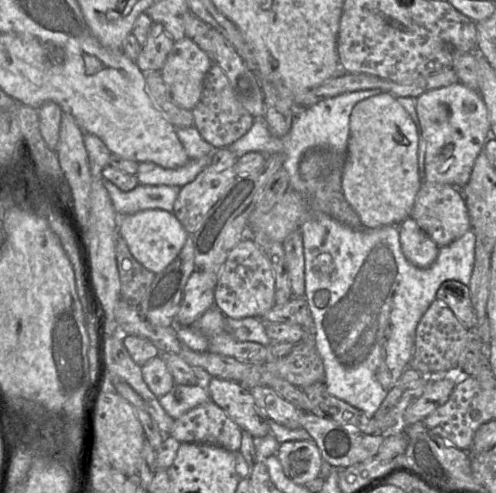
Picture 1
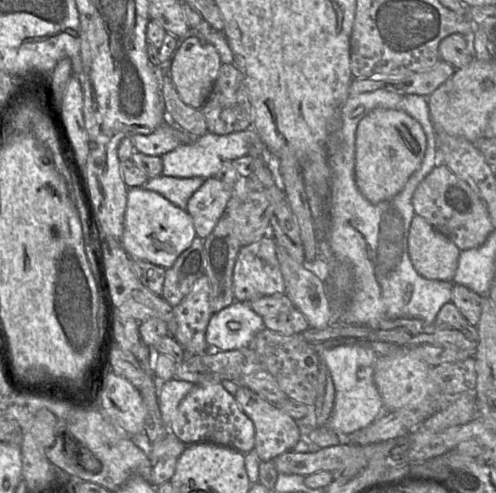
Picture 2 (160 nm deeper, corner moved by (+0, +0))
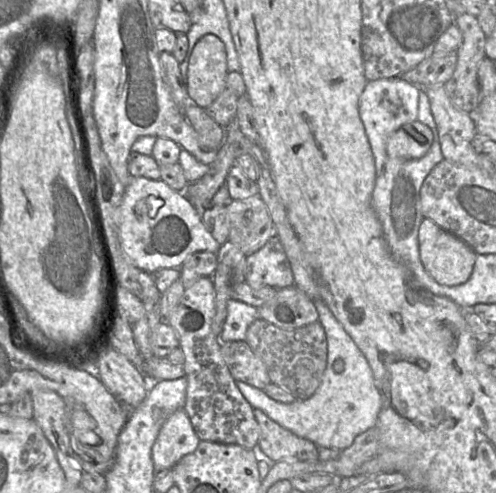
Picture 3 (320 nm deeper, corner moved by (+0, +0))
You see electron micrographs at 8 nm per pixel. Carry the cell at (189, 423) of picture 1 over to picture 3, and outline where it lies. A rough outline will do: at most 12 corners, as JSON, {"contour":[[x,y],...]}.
{"contour":[[211,277],[163,318],[202,441],[254,449],[260,428],[212,331]]}

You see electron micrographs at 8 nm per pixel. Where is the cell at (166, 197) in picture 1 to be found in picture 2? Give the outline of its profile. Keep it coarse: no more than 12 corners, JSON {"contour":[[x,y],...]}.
{"contour":[[159,175],[142,187],[186,211],[189,198],[204,183],[200,177]]}

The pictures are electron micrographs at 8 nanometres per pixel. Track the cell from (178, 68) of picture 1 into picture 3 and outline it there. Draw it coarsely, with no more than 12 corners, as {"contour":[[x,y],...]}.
{"contour":[[202,36],[189,57],[190,102],[209,106],[227,76],[223,42]]}

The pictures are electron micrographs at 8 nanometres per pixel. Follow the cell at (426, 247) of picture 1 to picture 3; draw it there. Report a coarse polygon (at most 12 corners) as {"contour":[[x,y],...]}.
{"contour":[[424,217],[418,232],[426,272],[442,285],[470,277],[477,254]]}

